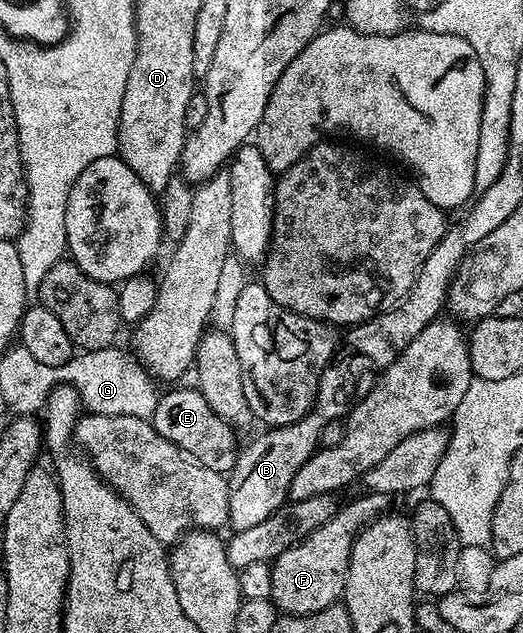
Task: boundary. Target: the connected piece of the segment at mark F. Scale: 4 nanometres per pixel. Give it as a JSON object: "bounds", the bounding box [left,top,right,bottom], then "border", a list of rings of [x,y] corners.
{"bounds":[270,492,389,617],"border":[[[367,492],[363,496],[349,505],[341,504],[333,517],[322,523],[322,527],[318,527],[318,531],[306,535],[306,539],[282,551],[282,555],[278,555],[275,561],[271,562],[270,600],[281,614],[289,617],[309,617],[311,613],[335,605],[343,598],[346,575],[350,567],[350,551],[356,542],[356,534],[389,508],[389,498],[385,494]]]}

